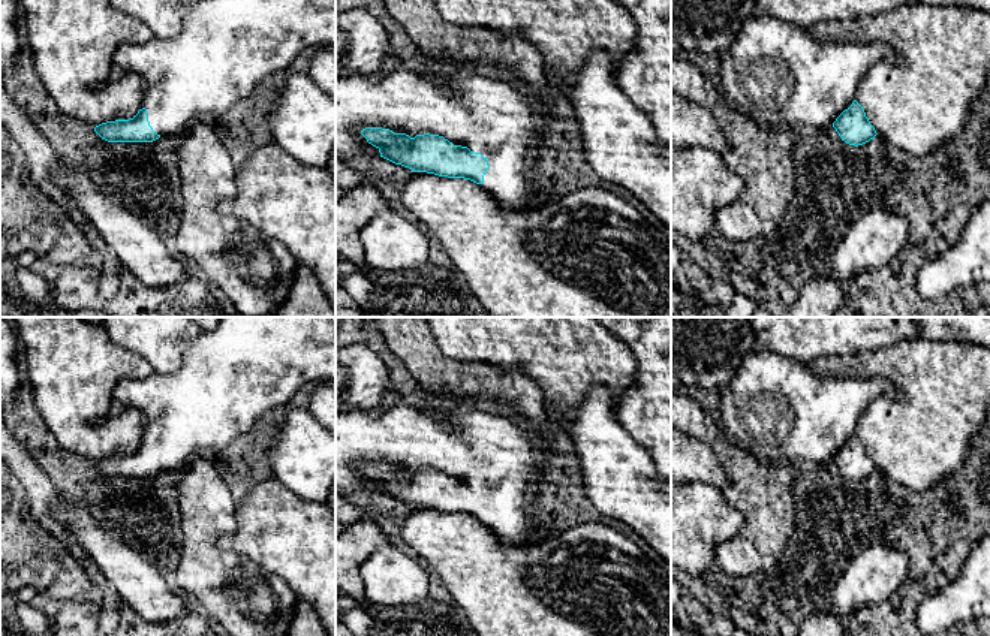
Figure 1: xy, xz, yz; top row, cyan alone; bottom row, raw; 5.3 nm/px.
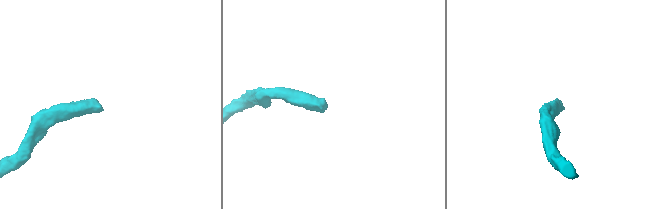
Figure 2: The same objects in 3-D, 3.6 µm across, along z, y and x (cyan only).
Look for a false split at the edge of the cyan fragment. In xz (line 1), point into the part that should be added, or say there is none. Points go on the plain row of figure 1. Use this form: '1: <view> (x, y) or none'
1: none

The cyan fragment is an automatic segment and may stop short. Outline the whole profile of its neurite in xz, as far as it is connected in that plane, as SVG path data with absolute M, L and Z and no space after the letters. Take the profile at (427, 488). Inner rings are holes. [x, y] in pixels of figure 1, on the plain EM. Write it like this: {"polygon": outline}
{"polygon": "M365 462L361 465L361 470L368 479L379 485L380 492L409 503L413 507L427 507L448 513L464 513L476 519L484 519L484 510L490 503L487 492L481 488L470 486L467 482L454 480L439 470L424 468L410 473L406 468L394 468L392 465L382 462Z"}

